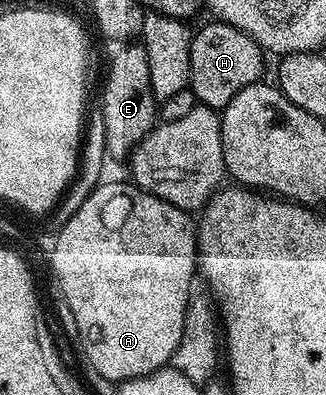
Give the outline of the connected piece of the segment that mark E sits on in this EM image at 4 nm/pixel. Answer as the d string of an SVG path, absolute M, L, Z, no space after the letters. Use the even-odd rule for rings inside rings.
M119 42L114 48L99 107L104 115L108 153L113 156L115 154L127 156L155 126L157 101L152 94L148 56L142 43Z

